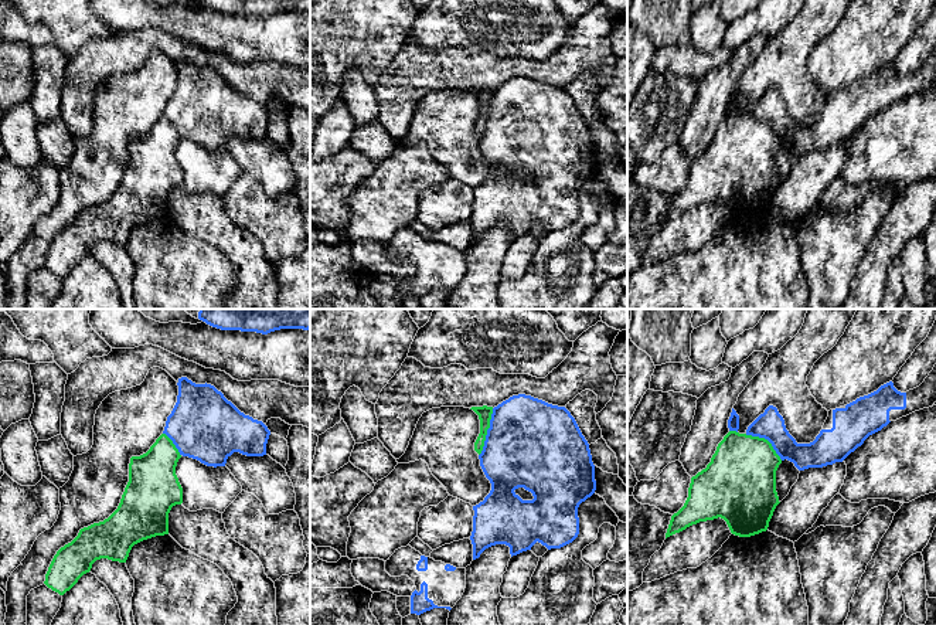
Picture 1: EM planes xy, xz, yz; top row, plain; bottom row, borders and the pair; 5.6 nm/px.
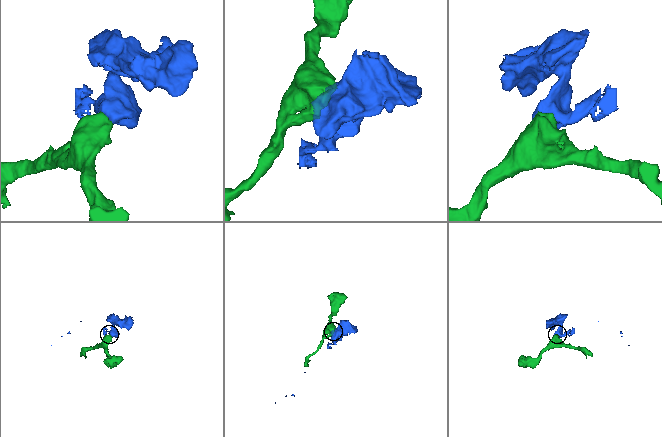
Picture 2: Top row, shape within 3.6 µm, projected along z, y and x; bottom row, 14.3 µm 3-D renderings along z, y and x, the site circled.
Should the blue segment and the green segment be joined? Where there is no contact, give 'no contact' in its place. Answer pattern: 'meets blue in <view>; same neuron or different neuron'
meets blue in xz; different neuron

